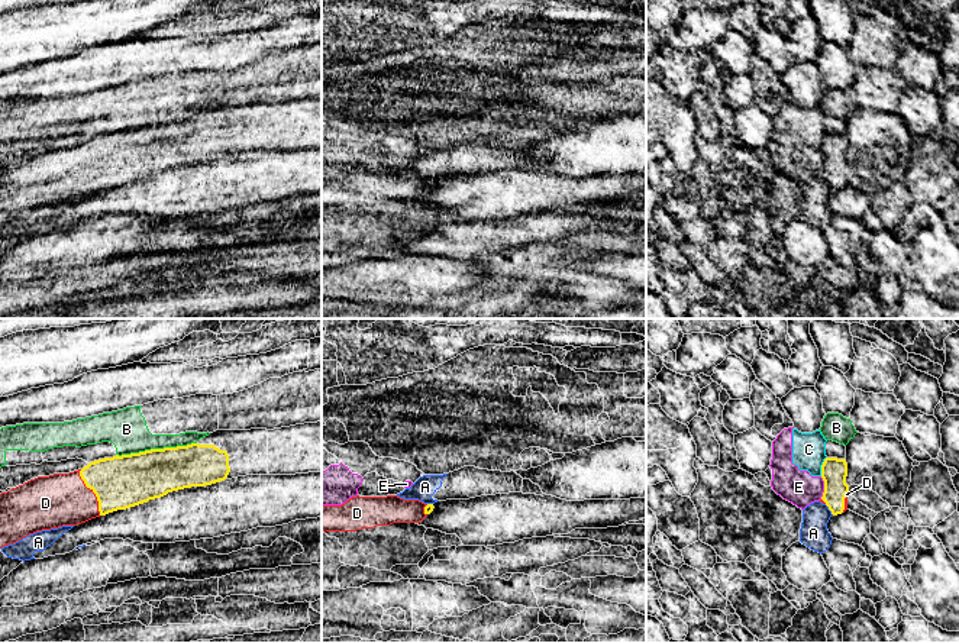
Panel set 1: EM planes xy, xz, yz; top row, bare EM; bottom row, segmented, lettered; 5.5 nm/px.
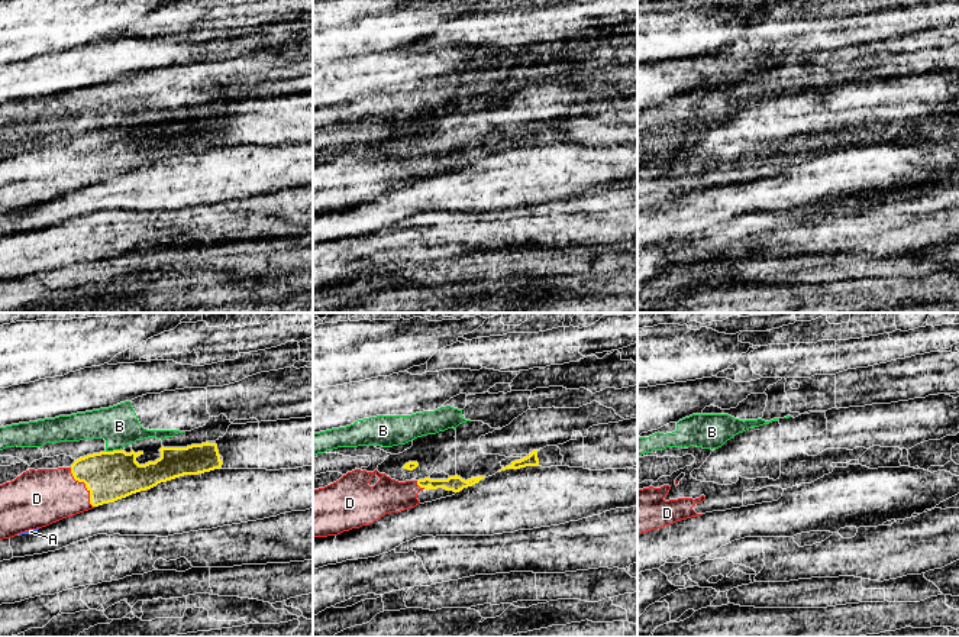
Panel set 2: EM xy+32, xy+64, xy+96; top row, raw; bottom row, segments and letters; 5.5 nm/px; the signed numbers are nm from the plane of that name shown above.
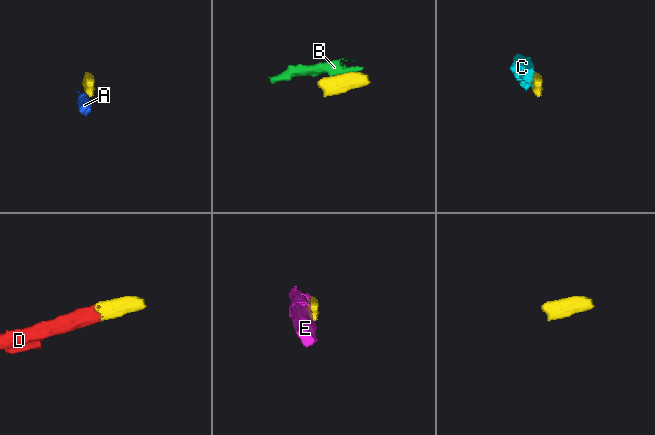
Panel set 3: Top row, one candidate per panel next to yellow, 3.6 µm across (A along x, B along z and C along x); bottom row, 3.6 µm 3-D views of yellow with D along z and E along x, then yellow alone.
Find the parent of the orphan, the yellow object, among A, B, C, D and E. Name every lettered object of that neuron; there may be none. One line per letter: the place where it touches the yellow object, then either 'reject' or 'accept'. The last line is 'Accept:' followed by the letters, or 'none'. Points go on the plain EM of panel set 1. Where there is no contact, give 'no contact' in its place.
A: meets yellow in yz at (829, 184); reject
B: meets yellow in xy at (155, 125); reject
C: meets yellow in yz at (822, 142); reject
D: meets yellow in xy at (93, 167); accept
E: meets yellow in yz at (825, 164); reject
Accept: D

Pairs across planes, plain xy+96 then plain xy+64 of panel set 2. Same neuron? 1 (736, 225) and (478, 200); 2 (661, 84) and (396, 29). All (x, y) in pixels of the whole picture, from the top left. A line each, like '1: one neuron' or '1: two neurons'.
1: two neurons
2: two neurons

